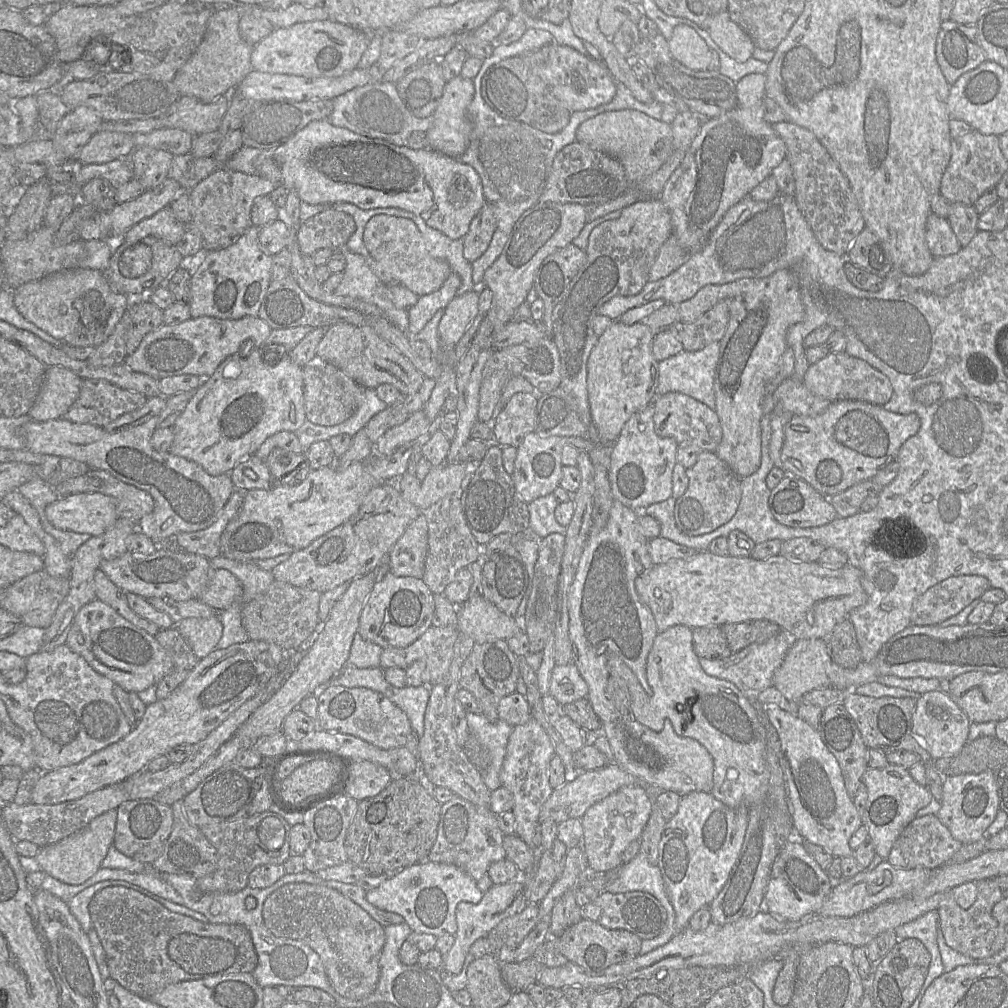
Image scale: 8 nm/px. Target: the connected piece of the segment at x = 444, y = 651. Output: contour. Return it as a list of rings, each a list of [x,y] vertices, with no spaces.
[[[457,625],[446,627],[430,626],[423,635],[405,648],[383,649],[380,656],[380,667],[382,669],[393,667],[407,669],[413,662],[421,660],[426,663],[428,668],[428,687],[439,684],[449,672],[453,659],[454,644],[459,633]]]

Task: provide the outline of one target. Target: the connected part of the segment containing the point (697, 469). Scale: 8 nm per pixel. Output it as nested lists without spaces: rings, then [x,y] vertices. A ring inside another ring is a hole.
[[[701,451],[694,466],[686,469],[686,475],[688,487],[685,493],[676,499],[674,508],[674,519],[677,527],[687,535],[697,536],[710,533],[727,523],[736,513],[741,499],[741,479],[712,451]]]

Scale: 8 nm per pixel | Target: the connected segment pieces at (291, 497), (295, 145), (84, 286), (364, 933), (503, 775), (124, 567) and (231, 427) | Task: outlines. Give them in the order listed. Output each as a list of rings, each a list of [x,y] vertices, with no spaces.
[[[354,462],[346,468],[331,465],[312,469],[305,480],[296,486],[248,490],[244,492],[241,509],[222,533],[221,555],[239,562],[254,562],[302,550],[355,515],[366,495],[377,485],[379,483],[365,470],[363,462]]]
[[[327,119],[311,121],[292,138],[277,148],[261,151],[254,159],[256,174],[269,180],[274,187],[283,186],[294,191],[308,204],[347,202],[369,210],[399,208],[409,211],[449,238],[463,239],[470,223],[486,202],[477,172],[458,158],[452,158],[431,149],[414,150],[388,141],[369,138],[346,128],[332,125]]]
[[[89,268],[62,270],[12,291],[14,304],[26,320],[74,347],[95,348],[101,345],[130,307],[128,296],[114,292],[101,271]]]
[[[303,882],[288,883],[272,892],[266,898],[263,904],[262,916],[265,926],[274,936],[302,941],[309,945],[319,955],[327,977],[329,978],[334,990],[341,996],[346,997],[350,1000],[360,1000],[367,997],[375,990],[380,976],[379,960],[386,941],[384,927],[375,919],[373,919],[368,912],[366,912],[363,908],[361,908],[358,904],[353,902],[348,897],[342,895],[335,889],[328,888],[322,885],[307,884]]]
[[[534,719],[513,727],[508,738],[506,754],[500,771],[501,786],[509,790],[514,797],[512,812],[515,817],[516,835],[518,835],[536,854],[533,837],[539,828],[539,813],[553,788],[549,783],[549,764],[555,755],[549,736]]]
[[[158,547],[150,555],[126,551],[112,560],[102,560],[99,569],[125,593],[134,593],[145,599],[169,597],[177,601],[199,599],[208,582],[211,569],[206,557],[182,549]]]
[[[255,347],[248,356],[238,353],[227,357],[210,377],[193,392],[184,411],[172,426],[174,440],[170,452],[199,464],[208,474],[230,473],[245,458],[253,455],[263,442],[280,431],[297,431],[305,422],[303,367],[296,364],[288,352],[271,365],[262,357],[262,348]]]

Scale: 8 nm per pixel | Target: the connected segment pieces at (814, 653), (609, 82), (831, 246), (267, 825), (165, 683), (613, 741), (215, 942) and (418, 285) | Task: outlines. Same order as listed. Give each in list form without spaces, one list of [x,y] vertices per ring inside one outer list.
[[[799,639],[788,650],[783,662],[776,669],[773,684],[790,702],[800,702],[802,697],[815,689],[830,687],[827,668],[831,665],[827,639]]]
[[[550,44],[520,57],[532,72],[549,86],[553,95],[570,113],[607,104],[616,94],[615,80],[605,64],[569,46]]]
[[[789,121],[771,125],[786,145],[786,159],[795,179],[794,198],[814,236],[826,250],[847,255],[851,244],[865,228],[847,178],[812,131]]]
[[[270,810],[231,822],[201,827],[200,831],[217,850],[218,863],[214,871],[197,878],[197,891],[201,894],[235,893],[248,886],[249,874],[257,866],[283,864],[291,855],[290,829],[291,826],[282,815]]]
[[[176,625],[166,630],[160,630],[155,638],[168,652],[173,662],[172,670],[157,683],[156,697],[157,700],[162,700],[187,678],[198,664],[199,659]]]
[[[614,499],[607,525],[600,532],[589,533],[568,596],[572,661],[587,683],[587,698],[601,721],[601,732],[609,741],[614,762],[650,786],[650,796],[661,791],[673,791],[681,796],[693,791],[710,793],[713,788],[714,763],[707,749],[697,740],[677,735],[668,718],[664,720],[664,727],[660,732],[640,724],[632,713],[629,691],[624,692],[622,688],[618,688],[615,677],[607,668],[609,653],[618,654],[636,676],[647,696],[653,697],[653,690],[646,677],[646,662],[659,631],[653,613],[637,594],[635,580],[654,564],[649,553],[649,540],[640,530],[638,513],[640,511],[637,512]]]
[[[110,886],[98,891],[90,900],[88,910],[106,954],[110,977],[144,1000],[171,984],[233,973],[252,973],[257,966],[258,956],[251,934],[241,924],[202,923],[172,912],[156,900],[123,886]]]
[[[373,216],[365,226],[363,241],[371,257],[394,279],[394,282],[419,297],[439,290],[452,273],[450,265],[445,260],[430,256],[417,226],[407,218]]]

